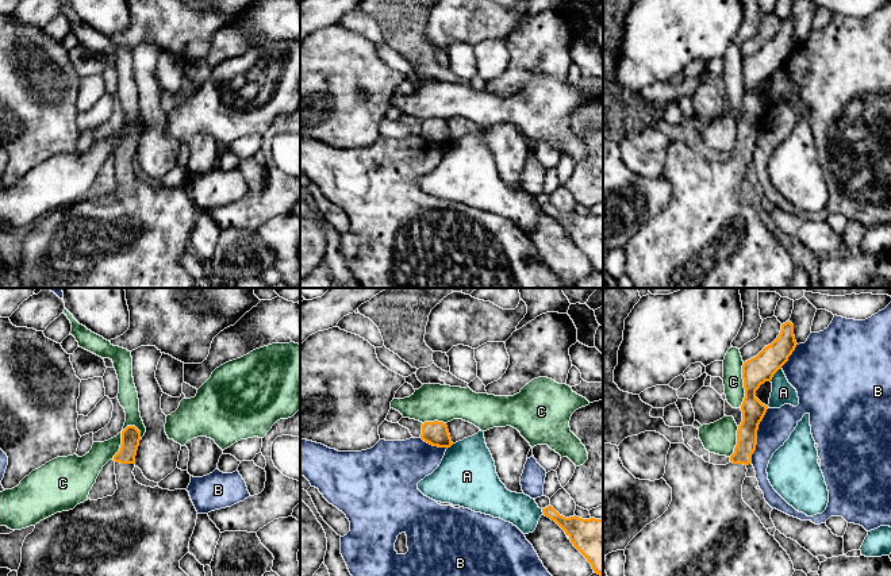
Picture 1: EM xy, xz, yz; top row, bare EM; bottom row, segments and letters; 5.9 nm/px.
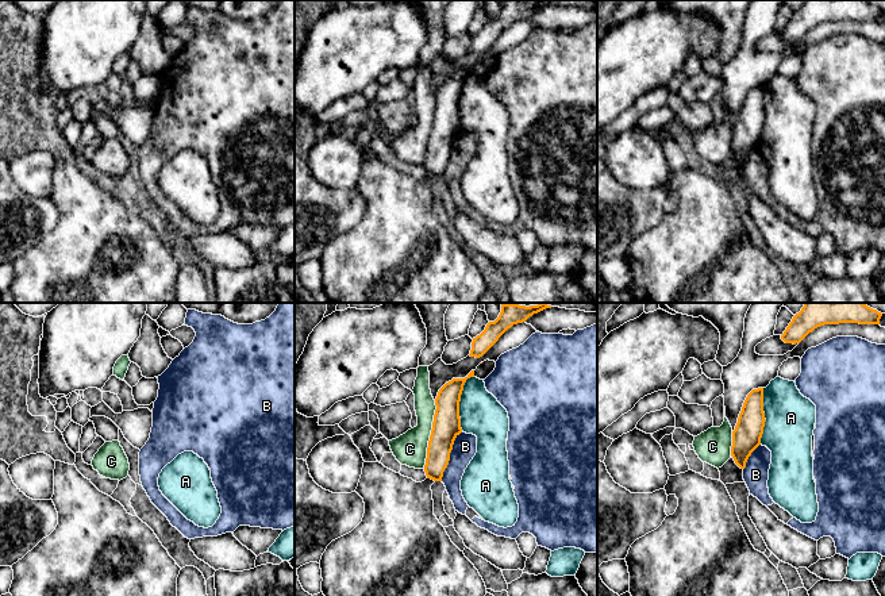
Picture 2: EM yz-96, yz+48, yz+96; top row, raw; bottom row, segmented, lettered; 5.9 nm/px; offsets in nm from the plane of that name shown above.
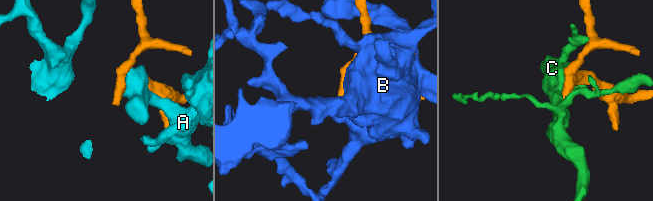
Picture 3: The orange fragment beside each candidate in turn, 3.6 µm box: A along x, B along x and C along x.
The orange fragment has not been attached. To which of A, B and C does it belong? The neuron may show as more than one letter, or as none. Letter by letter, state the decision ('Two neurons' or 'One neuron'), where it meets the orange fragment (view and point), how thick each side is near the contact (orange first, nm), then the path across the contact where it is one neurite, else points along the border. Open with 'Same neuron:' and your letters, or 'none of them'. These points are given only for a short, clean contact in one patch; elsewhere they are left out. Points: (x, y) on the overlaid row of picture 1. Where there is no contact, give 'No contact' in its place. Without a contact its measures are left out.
Same neuron: none of them
A: Two neurons. Touches orange at yz (774, 373). Thickness 160 nm (orange) against 140 nm
B: Two neurons. Touches orange at yz (756, 434). Thickness 140 nm (orange) against 190 nm
C: Two neurons. Touches orange at xy (122, 438). Thickness 110 nm (orange) against 140 nm

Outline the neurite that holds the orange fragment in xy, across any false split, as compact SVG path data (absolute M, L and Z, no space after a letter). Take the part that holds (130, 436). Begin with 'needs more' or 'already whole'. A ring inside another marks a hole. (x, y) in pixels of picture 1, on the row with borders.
needs more | M135 426L122 431L122 445L114 456L118 489L112 496L88 499L35 525L23 542L18 576L188 576L180 568L180 560L189 552L197 511L187 489L151 488L135 480L133 471L139 441L141 431Z

